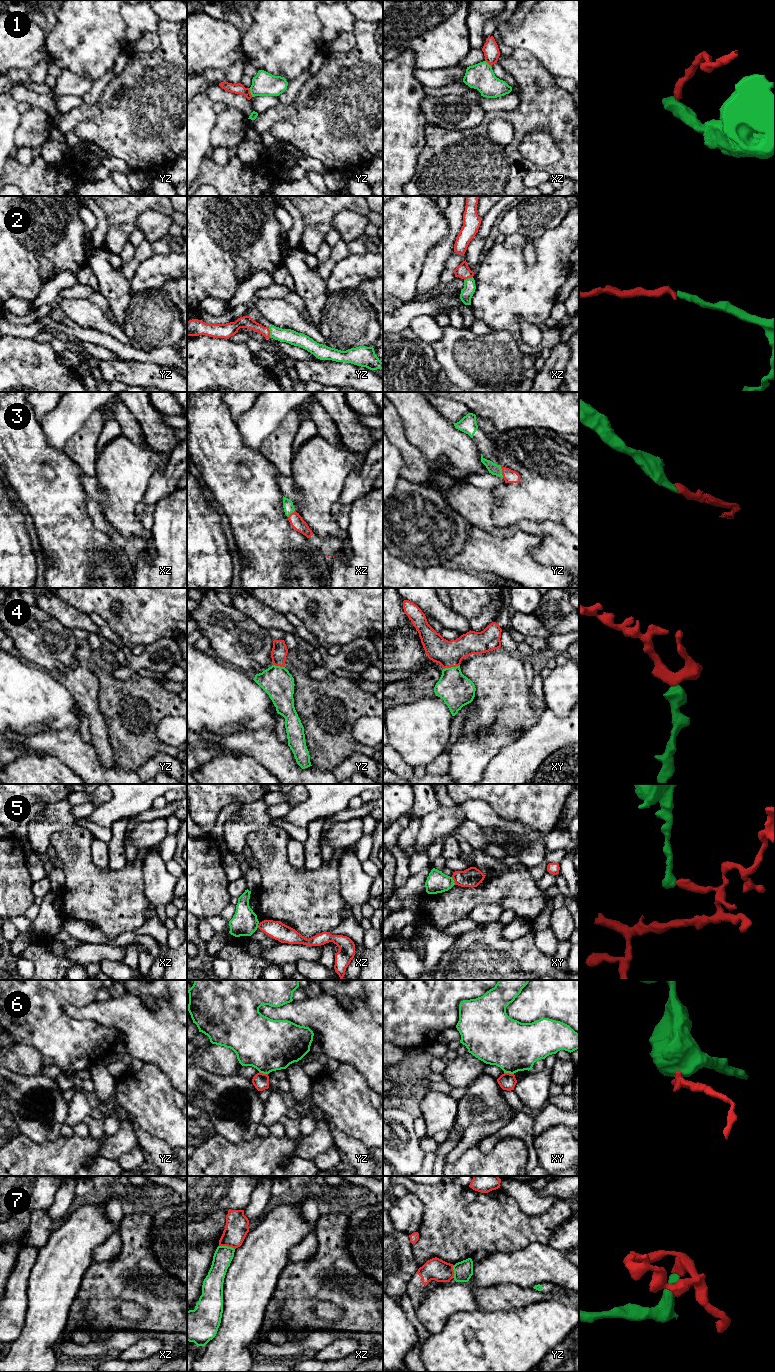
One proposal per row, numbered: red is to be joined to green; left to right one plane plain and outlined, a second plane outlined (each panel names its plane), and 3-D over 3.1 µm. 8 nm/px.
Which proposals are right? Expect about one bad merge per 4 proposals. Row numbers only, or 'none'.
2, 3, 4

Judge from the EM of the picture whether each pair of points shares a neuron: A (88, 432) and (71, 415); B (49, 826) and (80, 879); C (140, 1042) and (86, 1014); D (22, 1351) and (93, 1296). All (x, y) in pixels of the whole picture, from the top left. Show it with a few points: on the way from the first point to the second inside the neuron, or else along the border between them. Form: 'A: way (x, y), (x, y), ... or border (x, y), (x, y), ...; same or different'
A: border (98, 408), (66, 442); different
B: border (75, 824), (55, 831), (50, 838), (49, 845); different
C: way (127, 1029), (112, 1014), (99, 1014); same
D: border (70, 1316), (61, 1338); different

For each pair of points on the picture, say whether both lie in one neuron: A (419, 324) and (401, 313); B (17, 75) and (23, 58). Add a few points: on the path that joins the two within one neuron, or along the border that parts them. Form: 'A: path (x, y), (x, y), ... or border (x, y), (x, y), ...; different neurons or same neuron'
A: border (432, 315), (420, 315), (407, 327); different neurons
B: border (42, 62), (37, 62), (26, 69), (10, 70); different neurons

